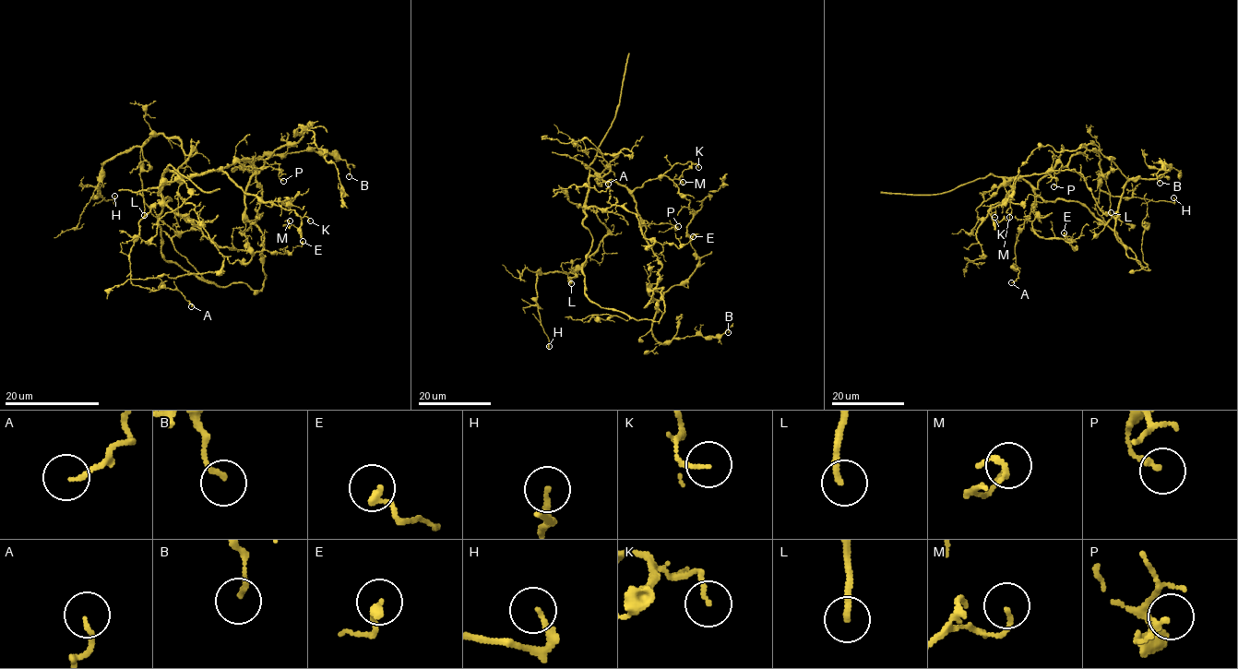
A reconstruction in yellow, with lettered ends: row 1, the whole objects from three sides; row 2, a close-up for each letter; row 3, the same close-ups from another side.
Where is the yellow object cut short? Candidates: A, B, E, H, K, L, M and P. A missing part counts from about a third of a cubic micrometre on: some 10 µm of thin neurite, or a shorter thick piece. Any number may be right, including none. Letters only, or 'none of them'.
none of them

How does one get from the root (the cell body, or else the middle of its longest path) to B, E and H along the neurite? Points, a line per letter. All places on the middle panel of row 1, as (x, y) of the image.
B: (641, 218), (646, 242), (661, 264), (660, 282), (648, 292), (657, 301), (653, 337), (664, 343), (728, 332)
E: (641, 218), (624, 186), (589, 178), (584, 208), (621, 205), (646, 238), (662, 244), (681, 248), (693, 236)
H: (641, 218), (624, 186), (589, 178), (585, 204), (612, 233), (574, 270), (537, 272), (536, 304), (549, 346)

